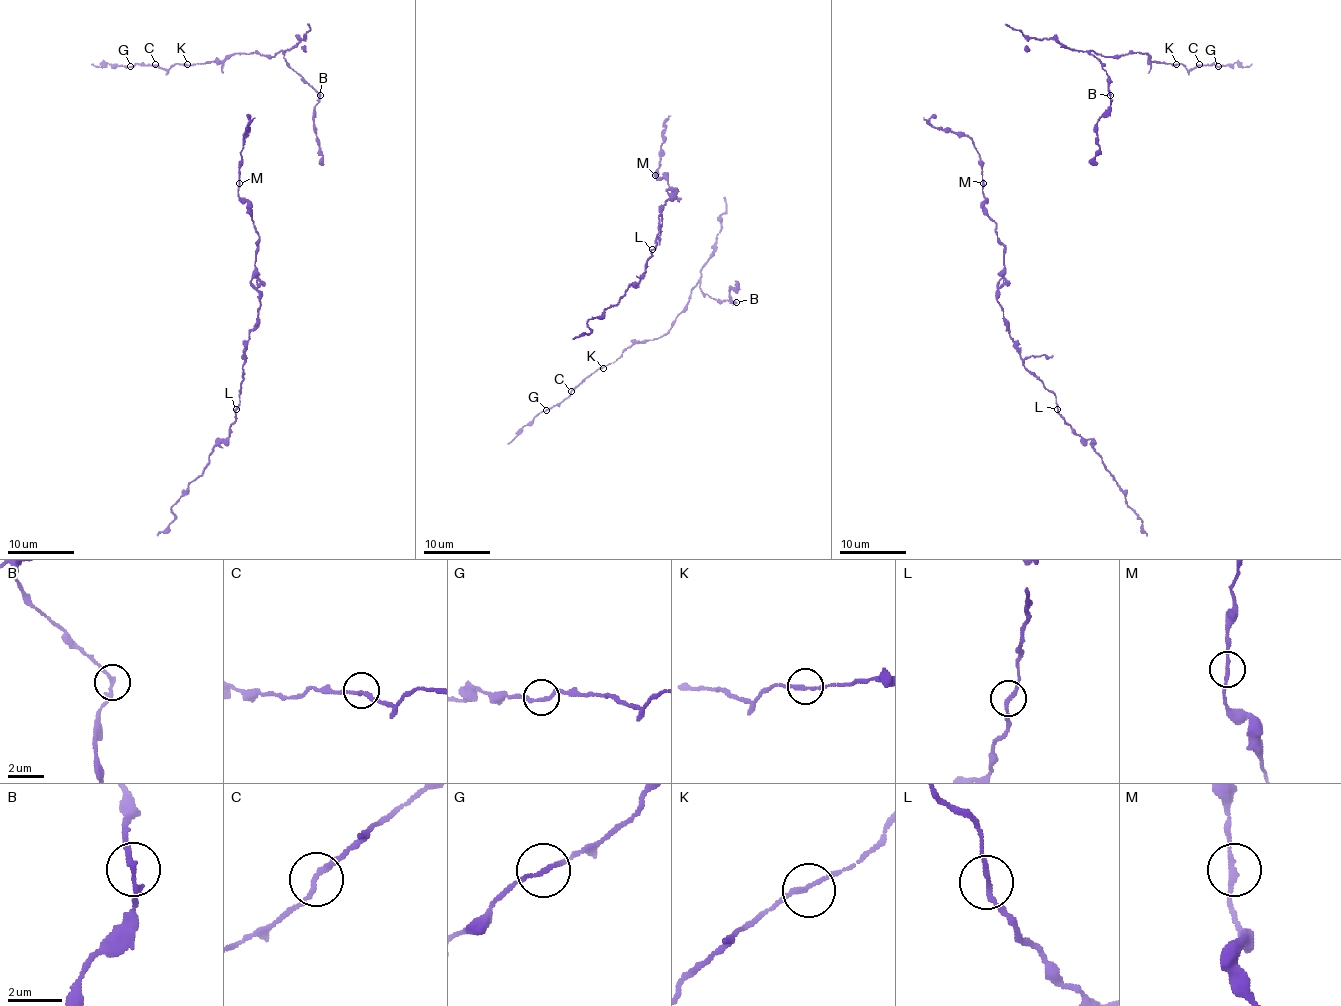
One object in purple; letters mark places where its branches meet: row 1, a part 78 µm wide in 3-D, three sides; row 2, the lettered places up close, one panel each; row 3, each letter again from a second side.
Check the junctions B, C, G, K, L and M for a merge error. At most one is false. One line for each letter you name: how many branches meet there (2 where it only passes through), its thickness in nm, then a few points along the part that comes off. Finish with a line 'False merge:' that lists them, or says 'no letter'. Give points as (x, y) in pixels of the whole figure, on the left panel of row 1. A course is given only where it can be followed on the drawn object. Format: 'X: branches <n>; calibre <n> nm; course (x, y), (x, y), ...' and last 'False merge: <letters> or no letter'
False merge: no letter

